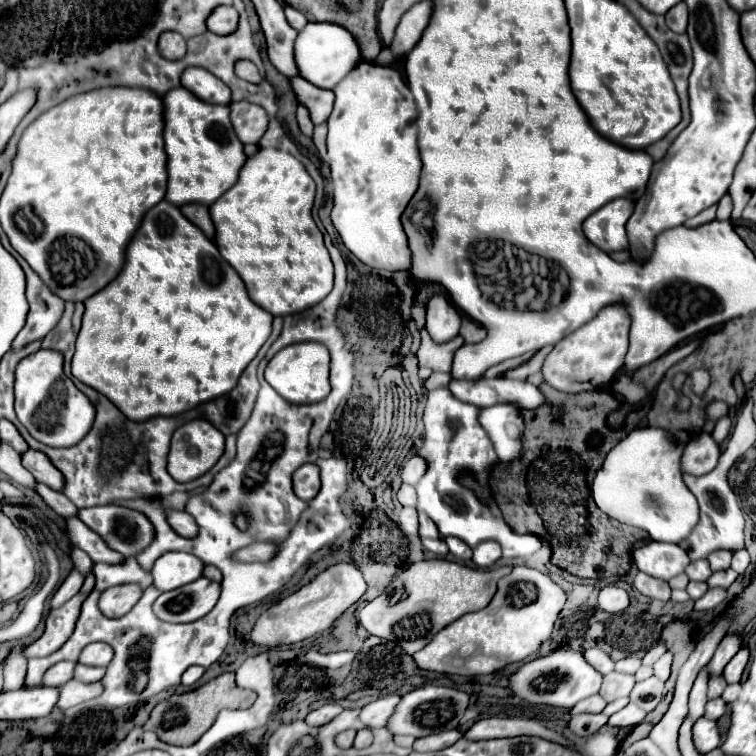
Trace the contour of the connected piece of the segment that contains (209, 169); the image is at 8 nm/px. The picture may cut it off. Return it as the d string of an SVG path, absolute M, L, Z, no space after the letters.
M177 87L163 97L165 103L165 151L167 151L167 195L165 201L181 207L187 203L213 205L227 189L237 183L247 157L229 121L227 105L209 105Z

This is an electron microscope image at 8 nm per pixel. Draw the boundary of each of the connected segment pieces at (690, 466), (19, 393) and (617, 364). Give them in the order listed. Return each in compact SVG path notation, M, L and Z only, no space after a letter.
M701 433L693 441L687 443L681 455L681 473L689 475L707 475L717 467L719 459L719 445L713 441L709 433Z
M39 349L17 365L15 413L37 441L49 447L71 447L91 429L95 407L63 373L63 355L53 349Z
M623 305L605 307L587 325L573 331L569 337L561 339L543 361L545 383L563 393L585 393L605 389L617 373L623 369L623 359L629 345L629 317Z

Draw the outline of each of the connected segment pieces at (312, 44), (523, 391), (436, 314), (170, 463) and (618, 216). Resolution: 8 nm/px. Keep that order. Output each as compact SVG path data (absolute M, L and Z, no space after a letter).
M307 23L297 37L295 61L303 79L321 89L333 89L361 61L361 51L355 37L345 27L335 23Z
M495 377L495 379L477 379L477 381L457 381L453 379L449 383L451 393L465 403L471 403L479 409L497 405L497 403L511 403L519 405L521 409L537 409L541 407L543 393L539 387L527 383L527 381L515 381L507 377Z
M435 293L433 297L429 297L425 309L427 309L425 329L429 331L433 341L445 343L459 333L461 317L457 309L445 299L443 293Z
M193 419L193 421L181 425L179 429L175 429L175 433L171 437L171 451L167 457L167 471L179 483L197 479L219 461L219 457L223 455L223 447L225 447L225 437L221 435L221 431L217 431L205 419Z
M619 197L589 215L583 223L585 237L605 253L627 249L625 223L633 213L633 201Z

